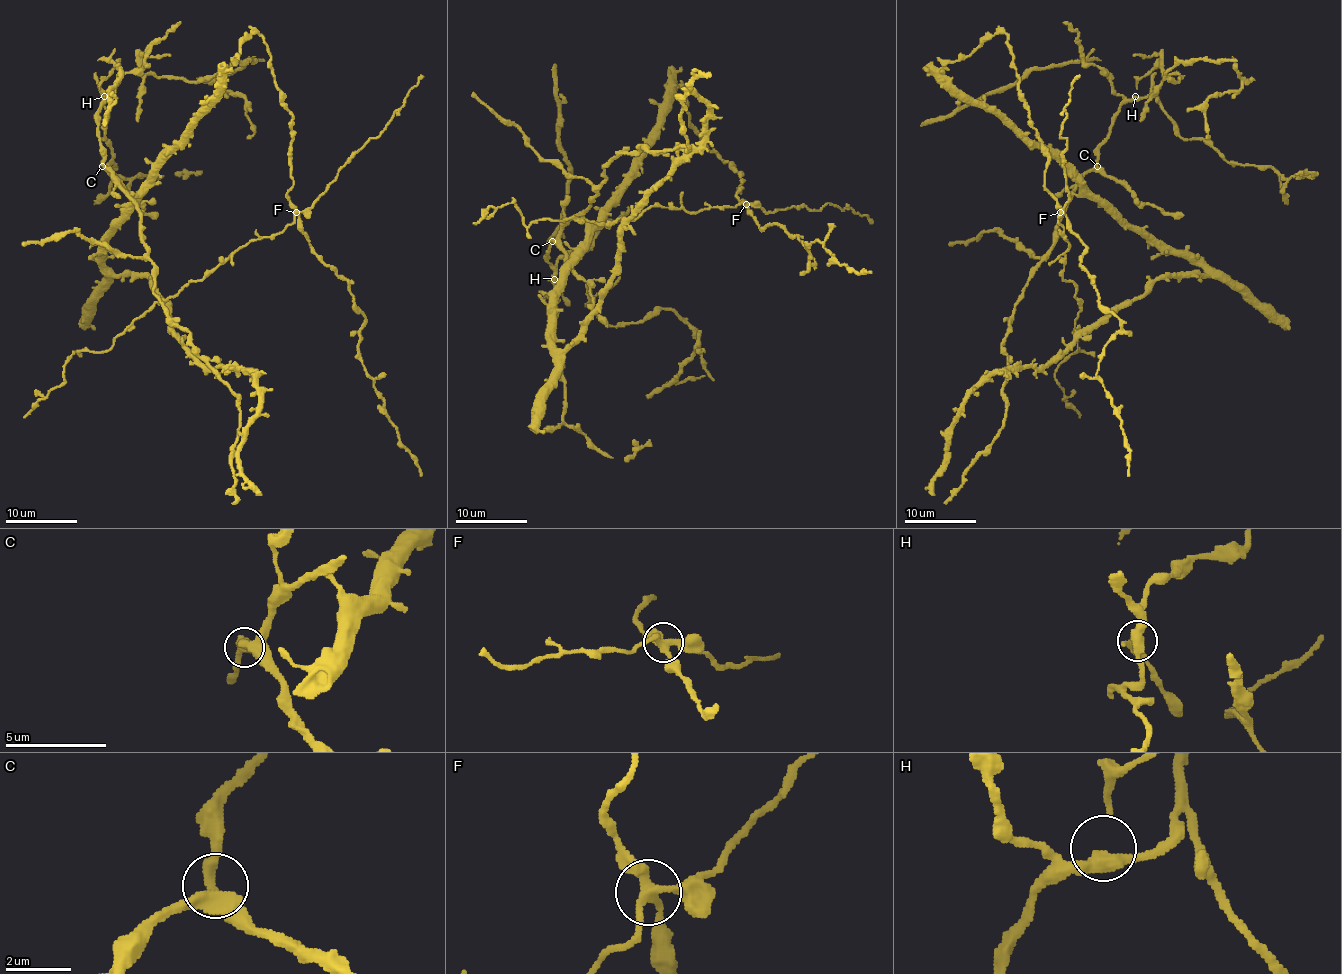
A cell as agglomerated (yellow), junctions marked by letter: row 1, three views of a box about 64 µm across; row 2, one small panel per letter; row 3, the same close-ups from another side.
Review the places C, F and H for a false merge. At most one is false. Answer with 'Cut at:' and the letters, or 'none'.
Cut at: F

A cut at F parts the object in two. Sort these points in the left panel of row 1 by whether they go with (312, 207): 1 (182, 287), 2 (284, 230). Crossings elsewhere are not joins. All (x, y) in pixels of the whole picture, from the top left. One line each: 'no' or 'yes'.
1: yes
2: yes

